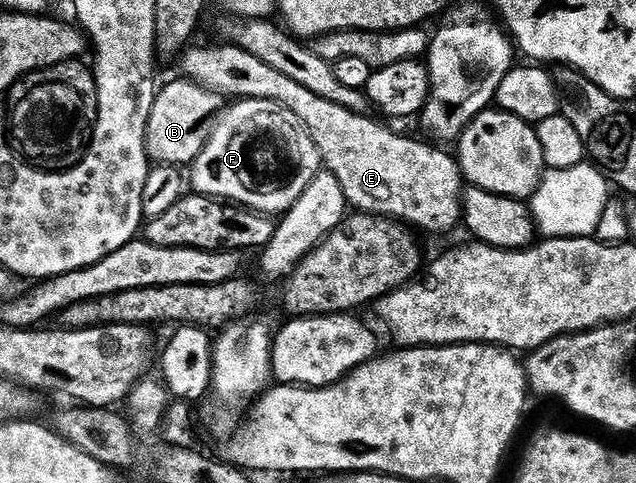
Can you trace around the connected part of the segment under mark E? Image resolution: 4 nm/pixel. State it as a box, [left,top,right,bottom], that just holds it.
[184,44,463,233]

